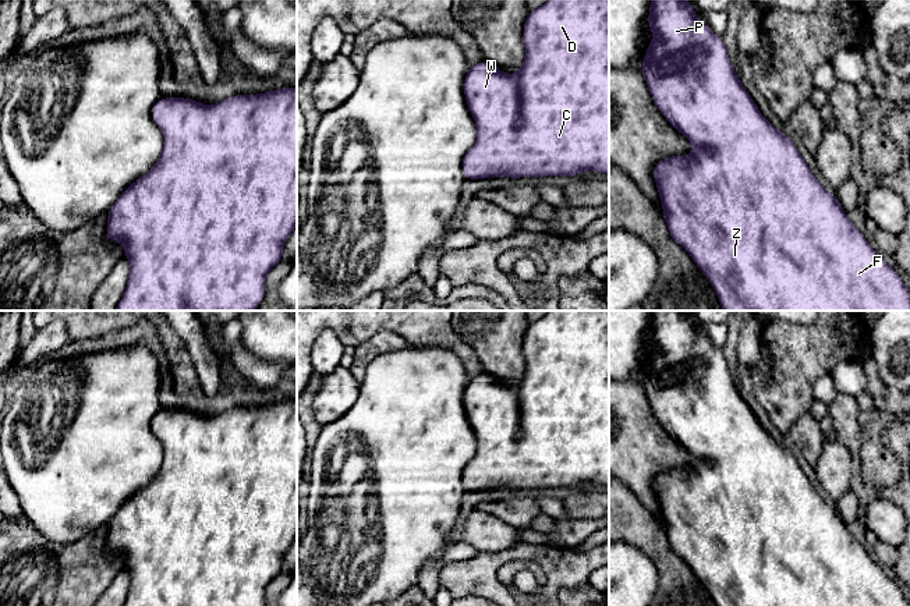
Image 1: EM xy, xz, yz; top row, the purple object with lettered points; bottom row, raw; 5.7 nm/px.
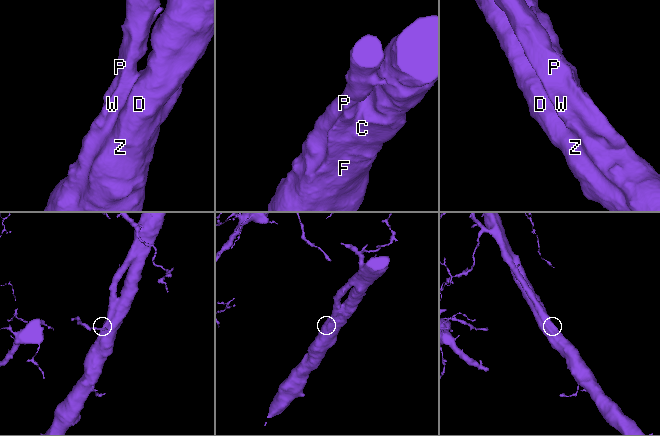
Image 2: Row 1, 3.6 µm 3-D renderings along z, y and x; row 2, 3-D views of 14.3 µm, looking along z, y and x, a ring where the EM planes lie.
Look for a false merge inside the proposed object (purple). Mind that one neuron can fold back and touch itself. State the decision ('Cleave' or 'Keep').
Keep

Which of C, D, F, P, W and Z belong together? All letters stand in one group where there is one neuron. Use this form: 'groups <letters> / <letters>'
groups C D F P W Z

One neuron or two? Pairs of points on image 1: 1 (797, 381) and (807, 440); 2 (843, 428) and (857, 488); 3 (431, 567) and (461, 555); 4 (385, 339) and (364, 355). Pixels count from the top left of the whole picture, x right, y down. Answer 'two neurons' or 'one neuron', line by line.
1: two neurons
2: one neuron
3: one neuron
4: one neuron

